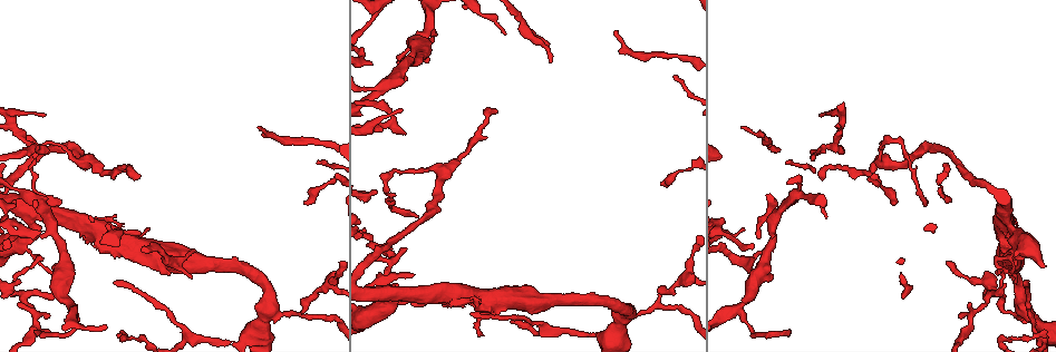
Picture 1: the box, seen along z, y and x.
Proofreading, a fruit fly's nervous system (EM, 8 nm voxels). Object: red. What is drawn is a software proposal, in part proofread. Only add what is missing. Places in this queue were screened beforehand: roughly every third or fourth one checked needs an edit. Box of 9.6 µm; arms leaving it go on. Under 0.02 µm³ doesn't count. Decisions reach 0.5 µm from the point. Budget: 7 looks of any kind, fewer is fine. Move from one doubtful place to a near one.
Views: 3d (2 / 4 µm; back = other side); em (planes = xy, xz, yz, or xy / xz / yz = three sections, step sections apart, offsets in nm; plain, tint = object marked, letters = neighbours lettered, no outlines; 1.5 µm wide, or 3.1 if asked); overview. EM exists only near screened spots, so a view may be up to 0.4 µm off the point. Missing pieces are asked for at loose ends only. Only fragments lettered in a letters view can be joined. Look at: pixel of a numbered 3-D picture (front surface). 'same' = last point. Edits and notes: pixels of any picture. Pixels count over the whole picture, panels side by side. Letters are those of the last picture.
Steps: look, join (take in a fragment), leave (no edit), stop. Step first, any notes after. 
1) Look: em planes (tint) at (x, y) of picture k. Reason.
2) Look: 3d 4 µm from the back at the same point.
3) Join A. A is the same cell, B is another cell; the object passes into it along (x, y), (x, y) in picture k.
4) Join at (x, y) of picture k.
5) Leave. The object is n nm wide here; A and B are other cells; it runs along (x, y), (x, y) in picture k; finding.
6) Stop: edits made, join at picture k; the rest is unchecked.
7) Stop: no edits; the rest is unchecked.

Look: 3d 2 µm at (1017, 280) of picture 1. Free end.

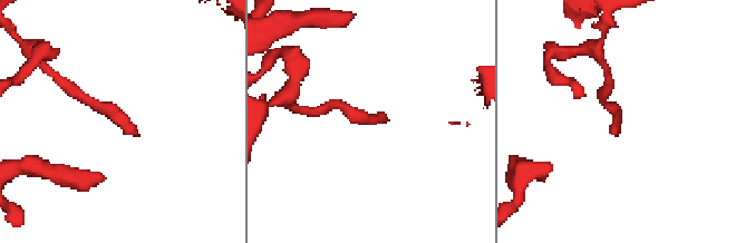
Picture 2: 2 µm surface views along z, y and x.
Look: em yz step 8 (plain) at (619, 130) of picture 2.

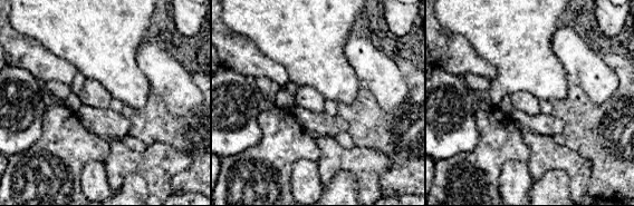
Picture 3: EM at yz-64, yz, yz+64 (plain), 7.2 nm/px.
Look: em yz step 8 (letters) at the same point.

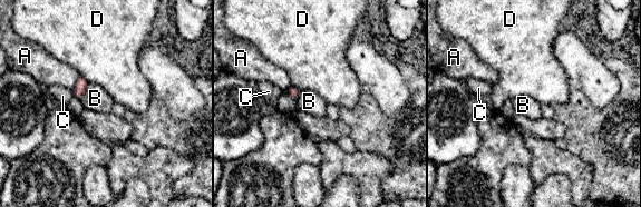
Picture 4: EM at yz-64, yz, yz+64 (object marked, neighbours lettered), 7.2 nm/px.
Leave. A, B, C and D are other cells; a border runs along (88, 84), (79, 99) in picture 4; none of them fits.

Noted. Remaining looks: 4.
Look: em yz step 4 (tint) at (140, 177) of picture 1. Free end.

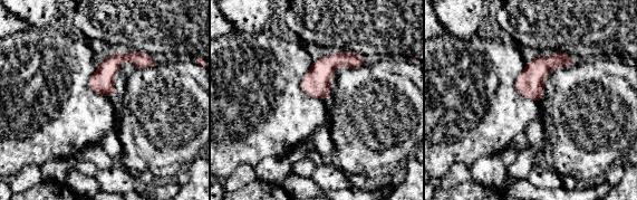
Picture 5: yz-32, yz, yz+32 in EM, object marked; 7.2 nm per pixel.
Look: em planes (letters) at the same point. Cut it another way.

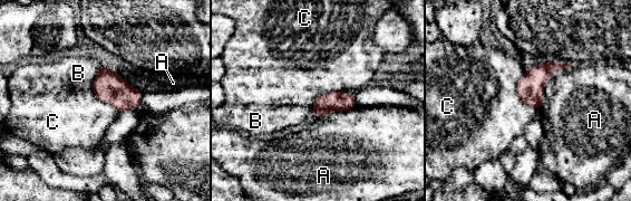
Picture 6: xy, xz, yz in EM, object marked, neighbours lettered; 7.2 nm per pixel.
Leave. The object is 140 nm wide here; A, B and C are other cells; a border runs along (571, 65), (547, 79), (542, 104) in picture 6; none of them fits.

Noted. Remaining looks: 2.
Stop: no edits; the rest is unchecked.

